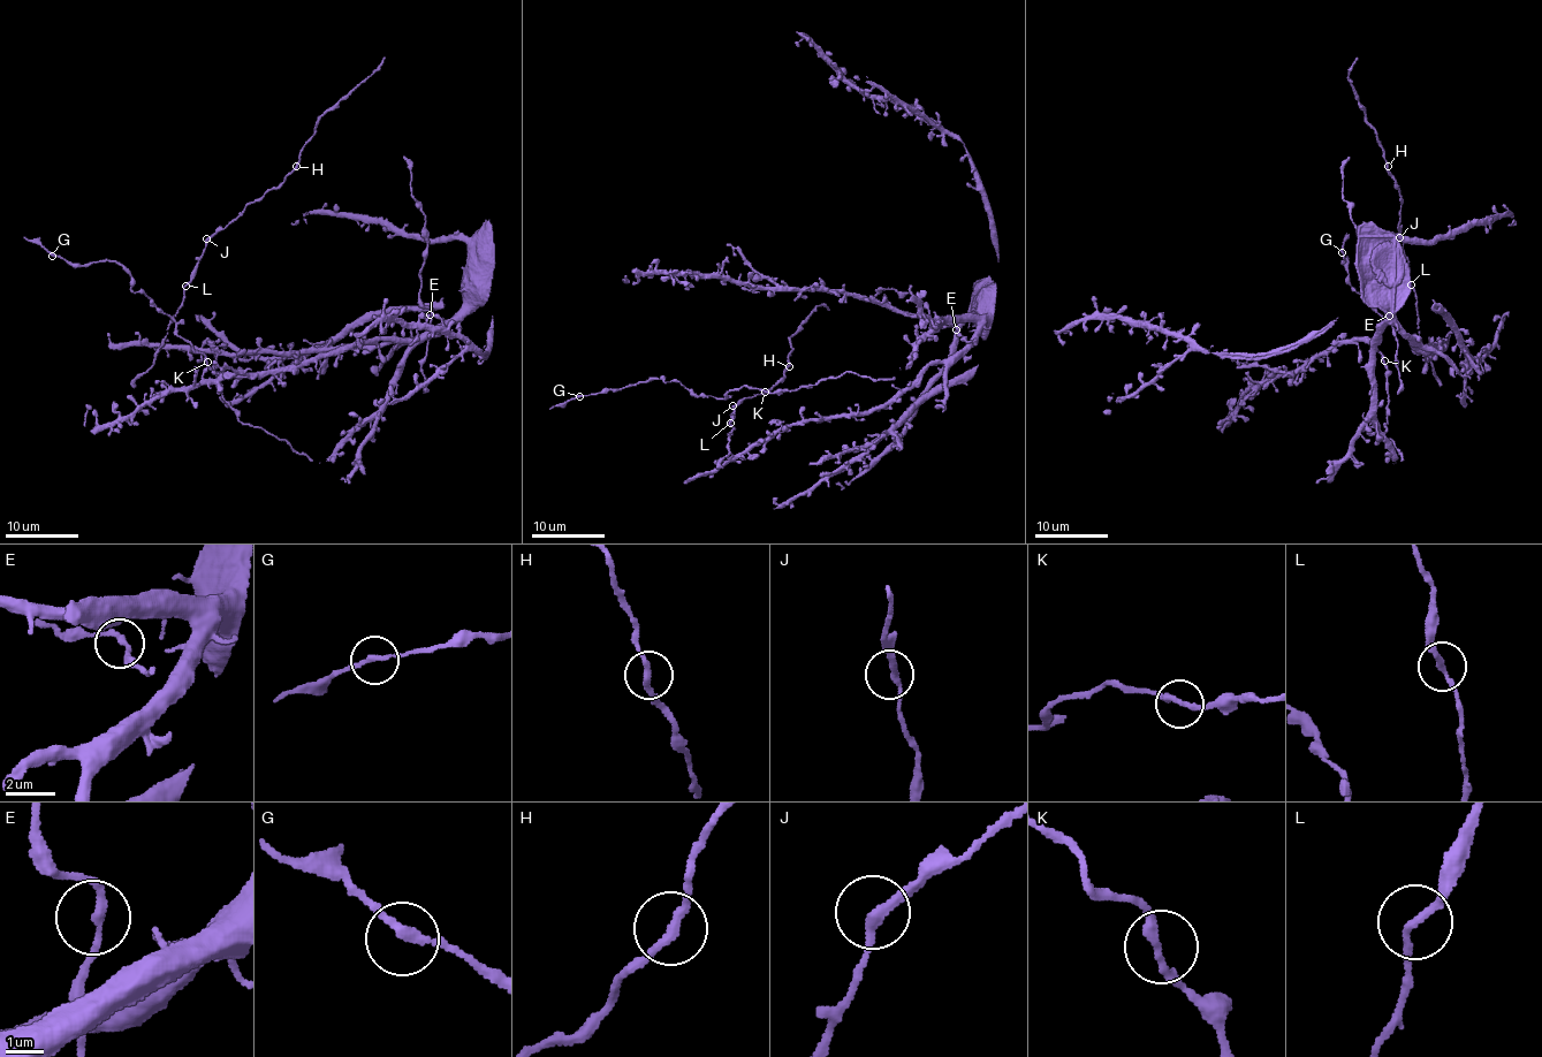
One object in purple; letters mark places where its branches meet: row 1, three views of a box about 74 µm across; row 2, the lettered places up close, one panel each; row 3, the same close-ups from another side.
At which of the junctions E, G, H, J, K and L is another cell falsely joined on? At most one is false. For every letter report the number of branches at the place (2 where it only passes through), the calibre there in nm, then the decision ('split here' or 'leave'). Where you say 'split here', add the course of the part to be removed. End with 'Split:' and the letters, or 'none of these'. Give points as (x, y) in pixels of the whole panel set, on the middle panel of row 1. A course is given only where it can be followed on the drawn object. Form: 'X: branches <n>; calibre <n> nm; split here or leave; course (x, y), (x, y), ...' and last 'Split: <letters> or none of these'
E: branches 2; calibre 200 nm; leave
G: branches 2; calibre 200 nm; leave
H: branches 2; calibre 220 nm; leave
J: branches 2; calibre 240 nm; leave
K: branches 2; calibre 240 nm; leave
L: branches 2; calibre 200 nm; leave
Split: none of these

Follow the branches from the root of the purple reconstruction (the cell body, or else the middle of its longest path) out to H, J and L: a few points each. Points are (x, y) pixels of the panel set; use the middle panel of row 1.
H: (955, 358), (933, 360), (867, 411), (785, 424), (731, 455), (726, 446), (734, 409), (766, 394), (789, 366)
J: (955, 358), (933, 360), (906, 387), (867, 411), (785, 424), (735, 455), (726, 446), (734, 430), (732, 405)
L: (955, 358), (933, 360), (906, 387), (867, 411), (785, 424), (735, 455), (726, 446), (730, 421)

